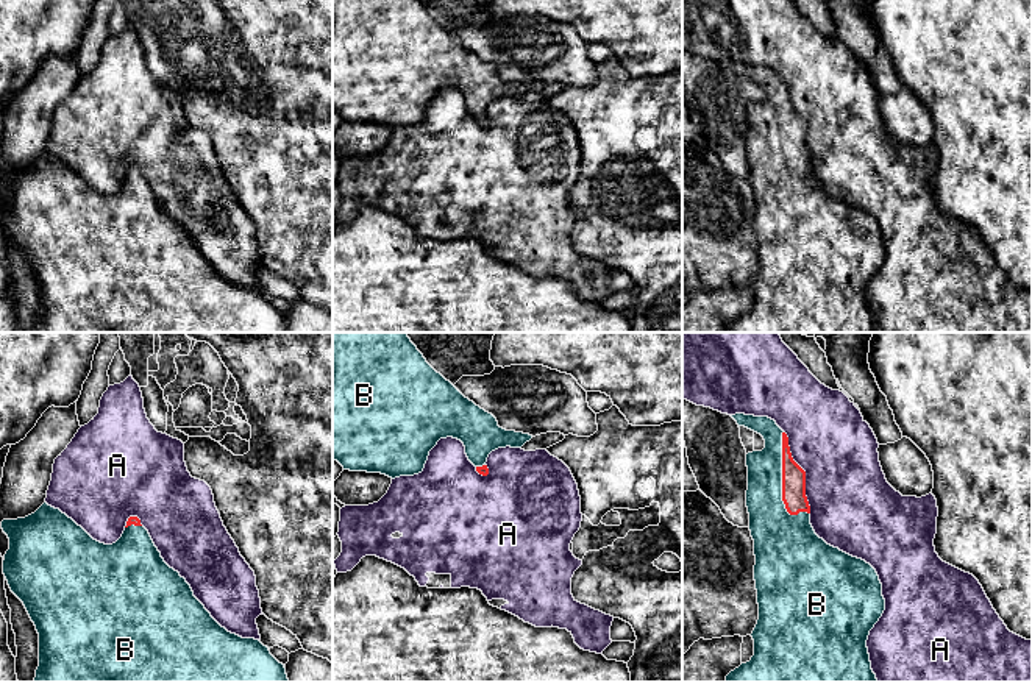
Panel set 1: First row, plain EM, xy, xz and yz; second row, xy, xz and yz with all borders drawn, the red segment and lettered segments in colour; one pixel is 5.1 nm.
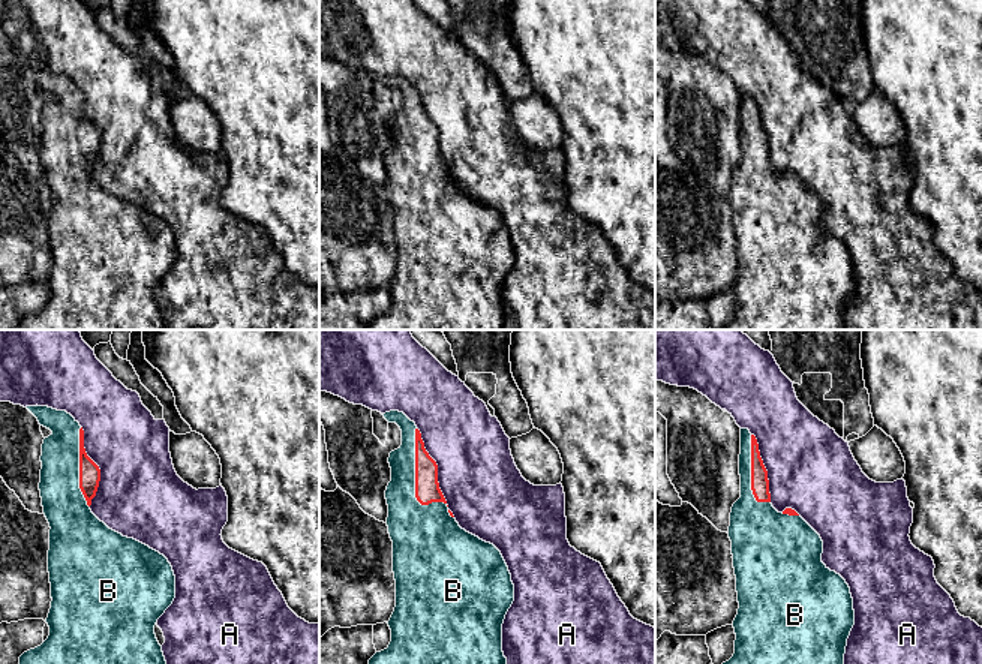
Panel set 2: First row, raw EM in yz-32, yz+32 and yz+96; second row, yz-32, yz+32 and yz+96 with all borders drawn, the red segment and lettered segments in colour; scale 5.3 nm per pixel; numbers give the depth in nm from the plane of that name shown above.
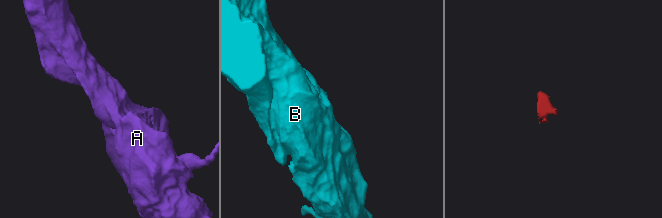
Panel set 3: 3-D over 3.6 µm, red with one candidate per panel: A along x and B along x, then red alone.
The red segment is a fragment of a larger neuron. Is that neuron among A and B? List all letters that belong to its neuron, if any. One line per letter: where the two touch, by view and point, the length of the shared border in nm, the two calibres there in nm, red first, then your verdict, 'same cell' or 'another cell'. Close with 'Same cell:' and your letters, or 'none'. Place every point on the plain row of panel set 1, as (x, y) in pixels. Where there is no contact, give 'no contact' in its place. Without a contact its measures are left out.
A: yz (804, 122) | 440 nm | 130/420 nm | another cell
B: yz (782, 133) | 460 nm | 130/240 nm | same cell
Same cell: B

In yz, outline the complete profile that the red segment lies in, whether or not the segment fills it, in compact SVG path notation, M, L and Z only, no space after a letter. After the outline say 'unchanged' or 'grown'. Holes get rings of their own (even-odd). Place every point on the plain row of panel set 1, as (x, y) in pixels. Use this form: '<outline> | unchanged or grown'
M731 66L765 91L762 101L746 105L746 158L754 190L754 231L759 270L751 284L754 306L726 326L726 332L876 332L867 290L885 261L882 234L876 220L820 189L810 175L810 156L806 147L806 122L793 111L788 87L768 67Z | grown

